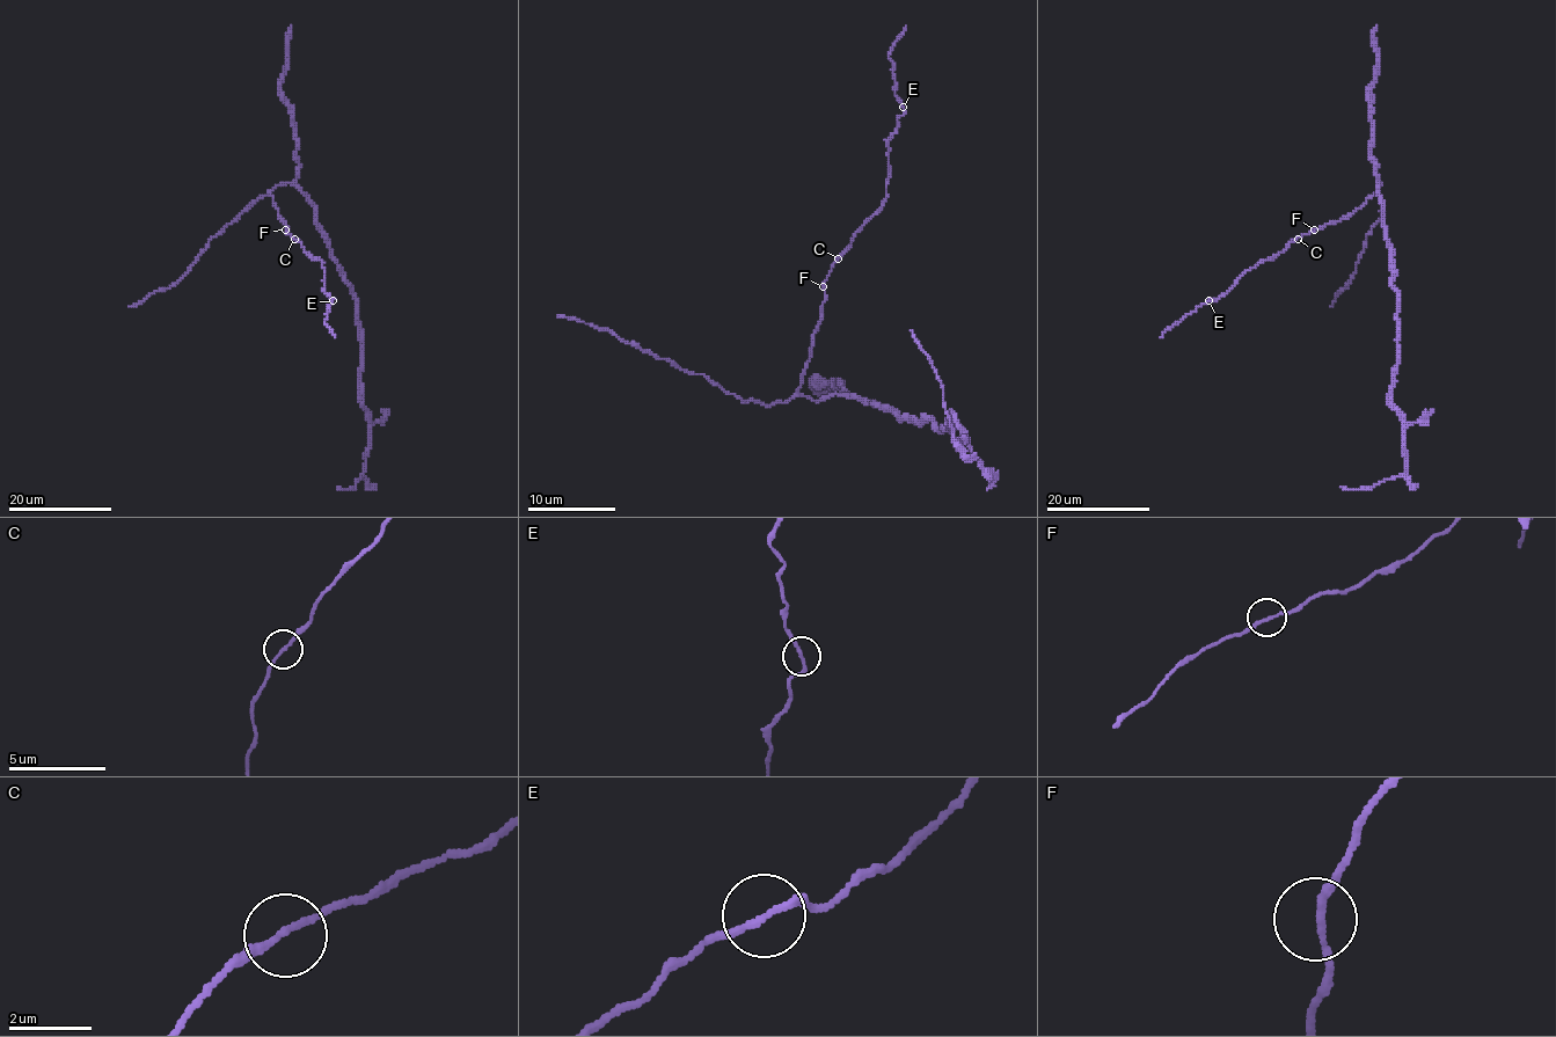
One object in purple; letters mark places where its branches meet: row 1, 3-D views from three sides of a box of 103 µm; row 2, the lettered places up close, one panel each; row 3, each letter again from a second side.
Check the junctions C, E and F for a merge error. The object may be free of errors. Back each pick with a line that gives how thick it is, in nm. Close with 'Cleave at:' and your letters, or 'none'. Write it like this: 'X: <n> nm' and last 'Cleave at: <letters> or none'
Cleave at: none

